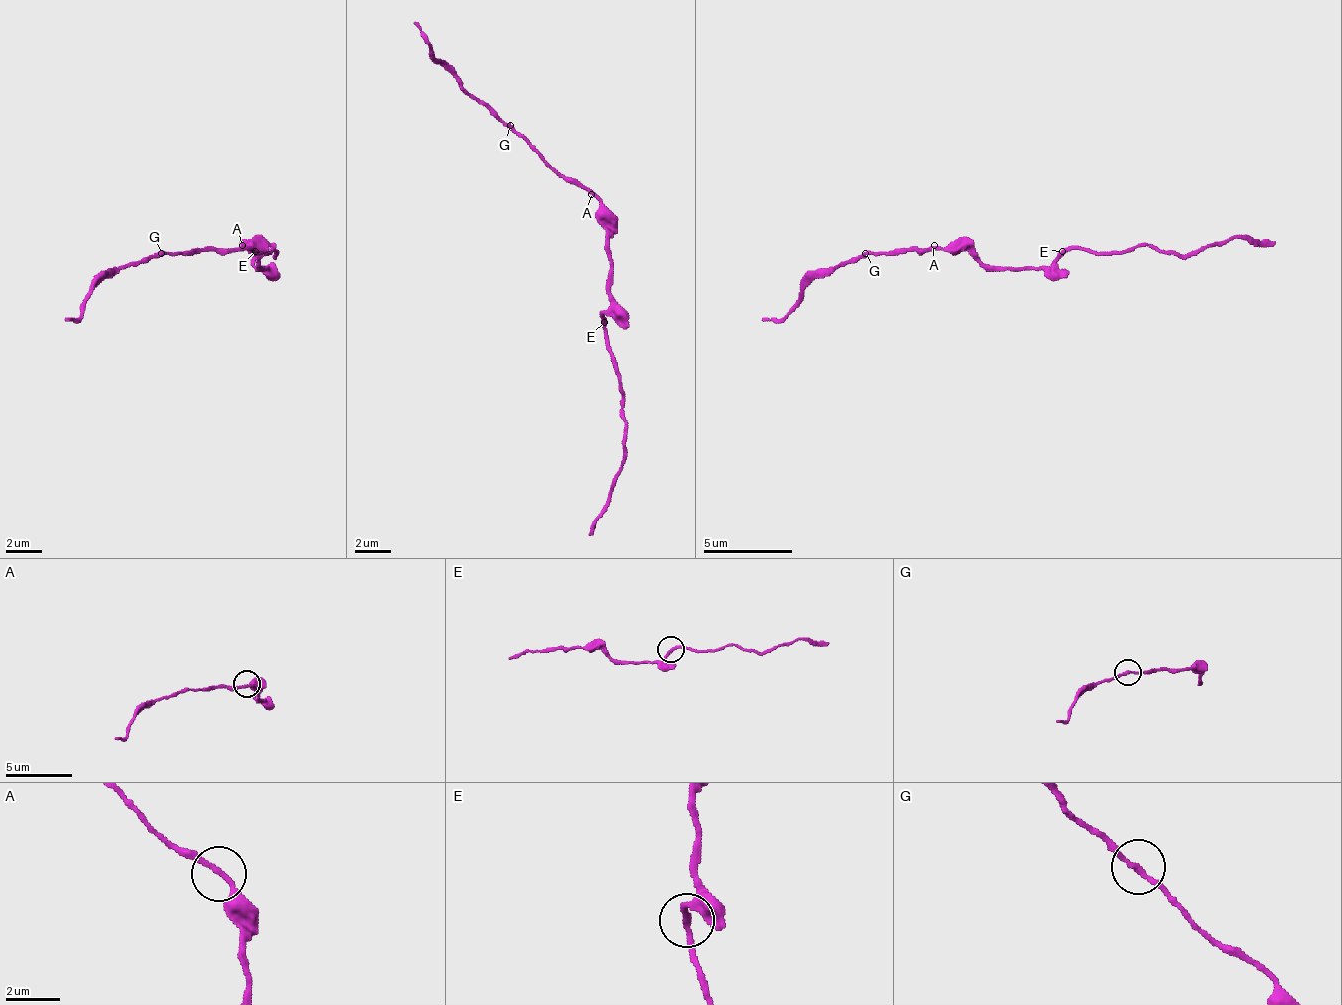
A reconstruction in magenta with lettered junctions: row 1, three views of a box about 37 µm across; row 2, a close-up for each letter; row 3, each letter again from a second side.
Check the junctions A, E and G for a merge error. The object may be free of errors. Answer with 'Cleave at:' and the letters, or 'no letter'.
Cleave at: no letter

